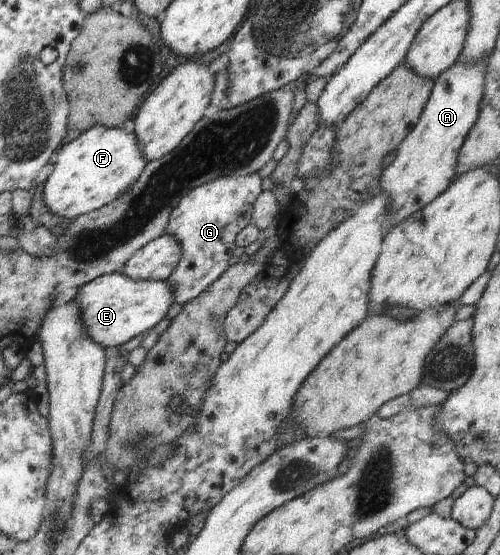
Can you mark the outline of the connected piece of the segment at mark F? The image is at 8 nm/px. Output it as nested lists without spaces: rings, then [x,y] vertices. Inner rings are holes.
[[[95,125],[56,152],[52,173],[43,184],[44,203],[55,216],[69,220],[83,216],[124,195],[138,181],[146,164],[133,133]]]

